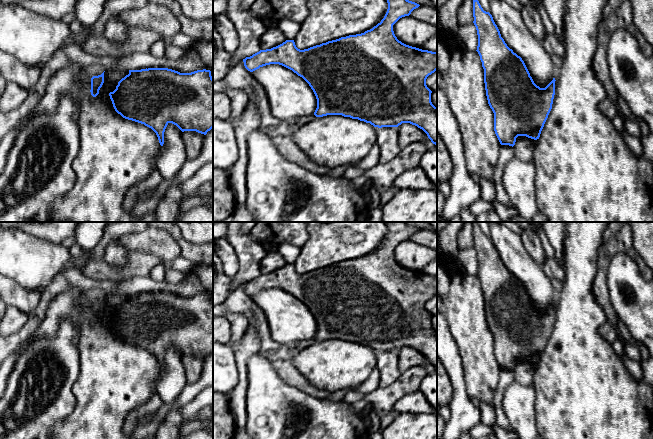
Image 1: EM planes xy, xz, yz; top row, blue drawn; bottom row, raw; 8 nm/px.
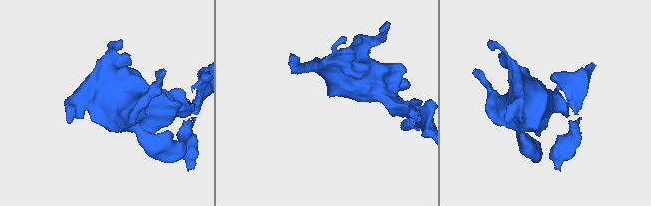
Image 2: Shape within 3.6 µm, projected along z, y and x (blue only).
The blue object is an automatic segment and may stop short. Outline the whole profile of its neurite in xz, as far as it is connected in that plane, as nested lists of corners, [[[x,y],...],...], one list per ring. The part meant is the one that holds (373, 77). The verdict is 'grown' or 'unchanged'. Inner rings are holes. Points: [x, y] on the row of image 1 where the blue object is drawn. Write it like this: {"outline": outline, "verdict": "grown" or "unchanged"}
{"outline": [[[387,0],[387,3],[388,9],[381,22],[364,33],[341,37],[304,50],[298,49],[294,40],[286,40],[276,47],[260,50],[246,57],[243,59],[244,66],[253,72],[266,65],[279,64],[302,77],[316,96],[316,117],[342,115],[378,128],[398,127],[402,123],[410,123],[422,129],[431,142],[437,145],[437,107],[432,104],[432,91],[426,85],[427,77],[437,70],[437,52],[406,45],[394,34],[393,25],[400,18],[409,16],[419,4],[409,0]]], "verdict": "unchanged"}

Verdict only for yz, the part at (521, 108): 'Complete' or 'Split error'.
Complete

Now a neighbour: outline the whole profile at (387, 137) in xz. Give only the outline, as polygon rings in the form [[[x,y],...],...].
[[[382,127],[376,130],[376,144],[379,146],[379,164],[394,159],[400,152],[396,127]]]

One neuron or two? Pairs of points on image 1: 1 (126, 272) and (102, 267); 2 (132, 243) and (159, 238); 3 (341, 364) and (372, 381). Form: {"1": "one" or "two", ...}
{"1": "one", "2": "one", "3": "two"}

